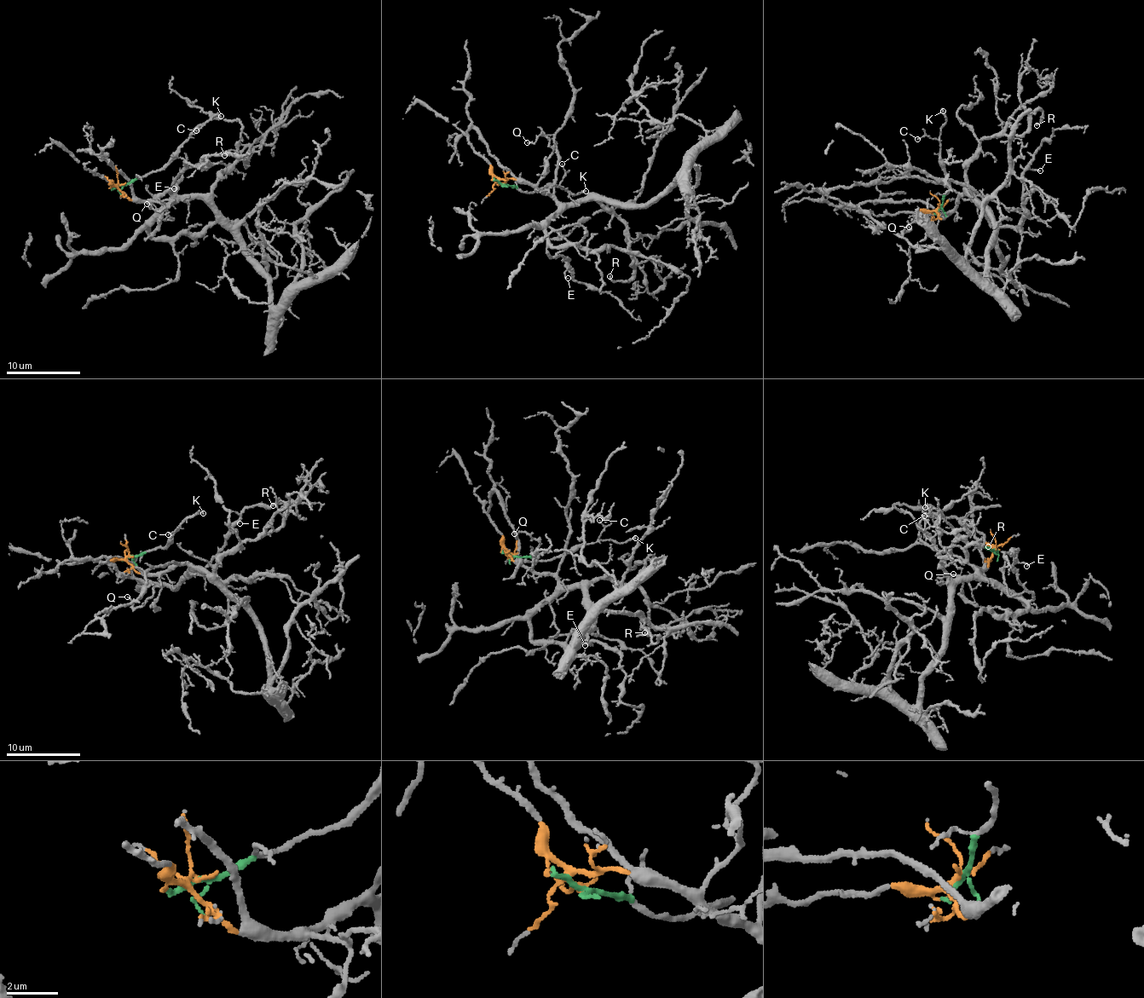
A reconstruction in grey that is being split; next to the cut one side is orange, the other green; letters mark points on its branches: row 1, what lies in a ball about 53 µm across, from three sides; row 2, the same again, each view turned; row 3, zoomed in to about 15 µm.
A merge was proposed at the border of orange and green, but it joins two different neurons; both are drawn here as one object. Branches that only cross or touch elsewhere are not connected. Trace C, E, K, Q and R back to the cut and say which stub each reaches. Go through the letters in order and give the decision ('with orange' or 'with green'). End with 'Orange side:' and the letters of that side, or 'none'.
C: with green
E: with orange
K: with green
Q: with orange
R: with orange
Orange side: E, Q, R

